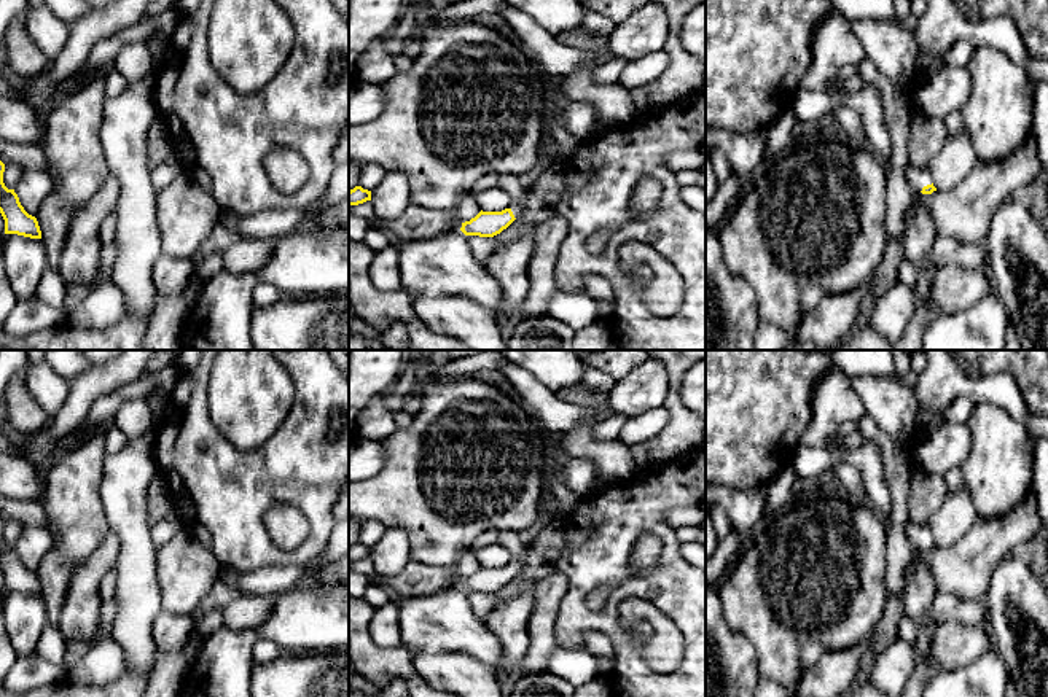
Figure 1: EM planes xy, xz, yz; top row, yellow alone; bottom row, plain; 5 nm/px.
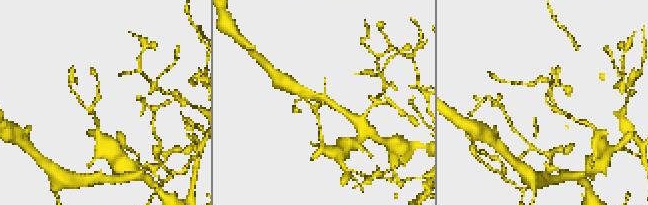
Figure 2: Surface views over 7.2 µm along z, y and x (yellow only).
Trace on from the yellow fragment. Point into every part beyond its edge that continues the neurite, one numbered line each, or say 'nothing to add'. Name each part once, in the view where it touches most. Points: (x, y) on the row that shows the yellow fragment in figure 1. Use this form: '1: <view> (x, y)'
1: yz (918, 179)

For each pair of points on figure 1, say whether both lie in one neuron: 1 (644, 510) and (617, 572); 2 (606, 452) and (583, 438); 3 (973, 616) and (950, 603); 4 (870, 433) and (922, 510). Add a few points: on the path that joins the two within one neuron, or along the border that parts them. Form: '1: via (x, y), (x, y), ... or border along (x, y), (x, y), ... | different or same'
1: via (628, 525), (617, 537), (617, 556) | same
2: via (601, 452), (588, 443) | same
3: via (967, 611), (956, 610) | same
4: border along (911, 479), (908, 519) | different

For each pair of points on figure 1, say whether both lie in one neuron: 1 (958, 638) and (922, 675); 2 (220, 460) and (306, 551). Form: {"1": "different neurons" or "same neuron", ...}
{"1": "same neuron", "2": "same neuron"}

